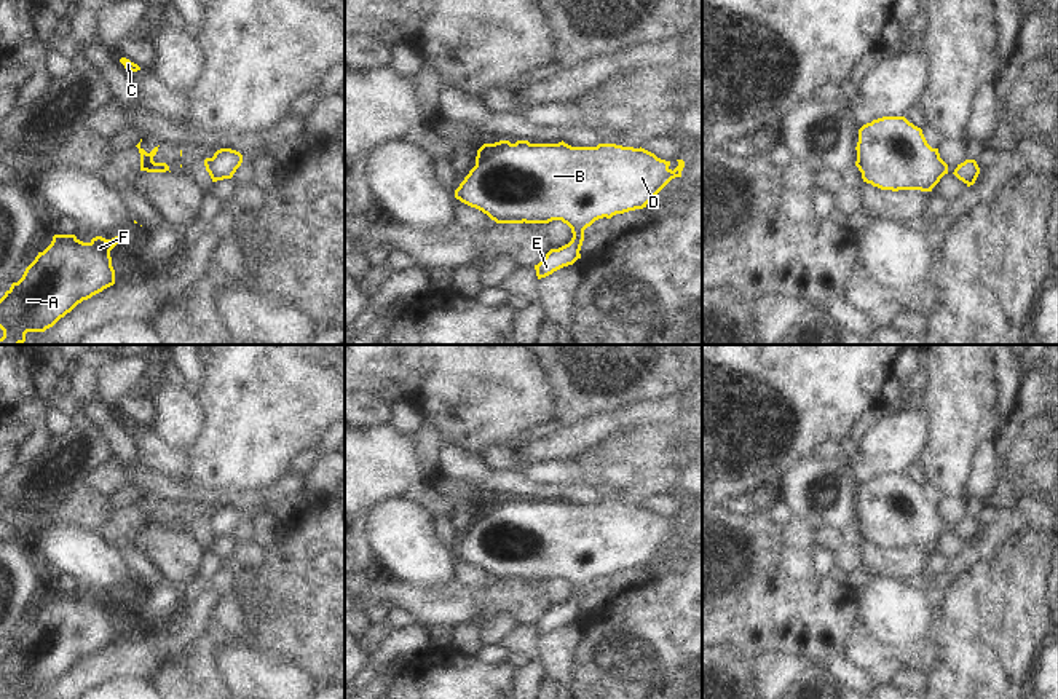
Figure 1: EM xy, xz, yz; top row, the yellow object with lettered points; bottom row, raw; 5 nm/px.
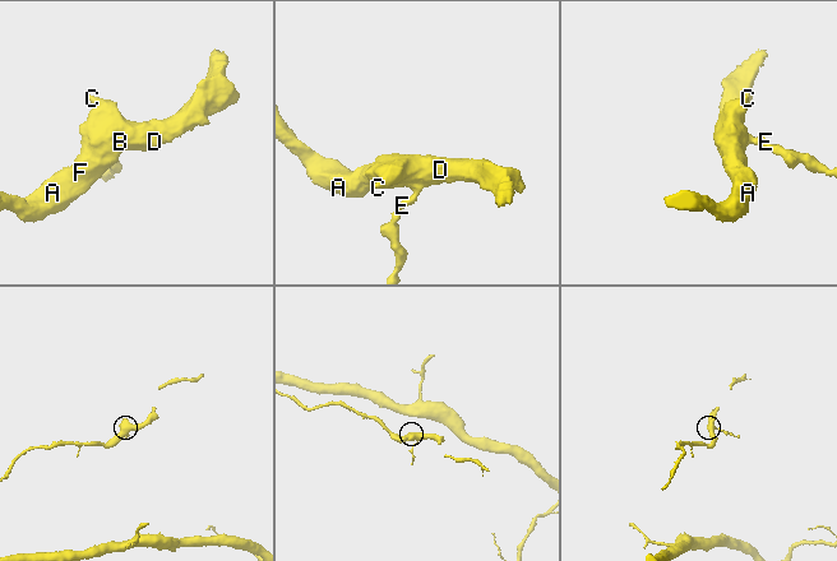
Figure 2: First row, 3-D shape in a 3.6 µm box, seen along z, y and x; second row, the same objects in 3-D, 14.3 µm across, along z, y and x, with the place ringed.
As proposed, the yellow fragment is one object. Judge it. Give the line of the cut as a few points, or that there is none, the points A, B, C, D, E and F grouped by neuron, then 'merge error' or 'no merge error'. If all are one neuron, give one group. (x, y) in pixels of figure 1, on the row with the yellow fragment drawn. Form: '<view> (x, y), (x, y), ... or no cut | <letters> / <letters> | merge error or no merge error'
no cut | A B C D E F | no merge error

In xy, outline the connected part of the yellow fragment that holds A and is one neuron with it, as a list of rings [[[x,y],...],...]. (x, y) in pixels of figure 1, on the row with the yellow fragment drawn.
[[[54,235],[51,244],[38,252],[22,278],[13,282],[0,298],[0,329],[3,330],[0,345],[24,343],[27,332],[45,332],[78,303],[113,286],[115,270],[110,251],[121,239],[123,236],[112,239],[96,236],[89,243],[83,243],[75,235]]]

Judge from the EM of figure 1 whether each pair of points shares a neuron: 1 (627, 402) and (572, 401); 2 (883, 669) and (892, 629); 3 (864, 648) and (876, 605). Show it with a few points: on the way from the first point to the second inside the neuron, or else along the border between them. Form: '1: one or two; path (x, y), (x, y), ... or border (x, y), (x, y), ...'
1: one; path (613, 401), (586, 401)
2: two; border (862, 621), (886, 645), (911, 648), (926, 635)
3: two; border (862, 621), (878, 640), (902, 648)

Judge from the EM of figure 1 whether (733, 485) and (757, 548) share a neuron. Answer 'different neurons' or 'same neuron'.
different neurons

